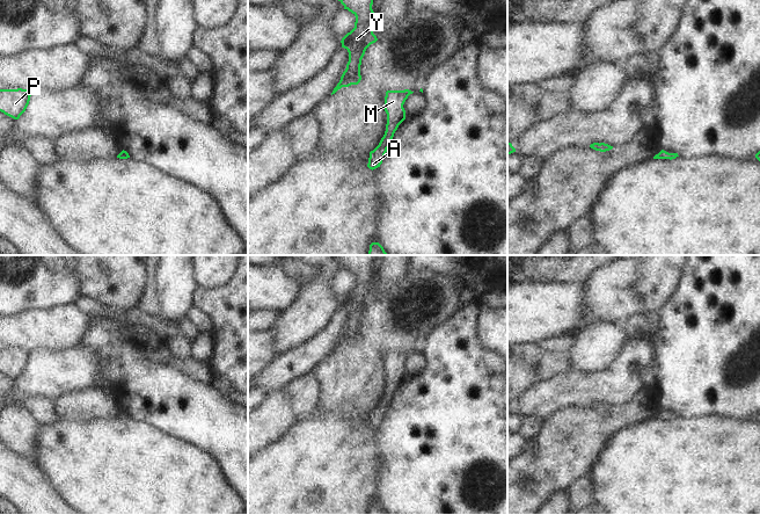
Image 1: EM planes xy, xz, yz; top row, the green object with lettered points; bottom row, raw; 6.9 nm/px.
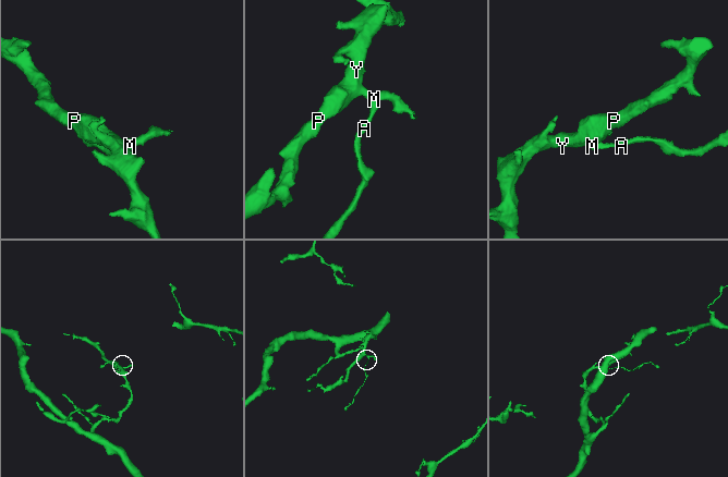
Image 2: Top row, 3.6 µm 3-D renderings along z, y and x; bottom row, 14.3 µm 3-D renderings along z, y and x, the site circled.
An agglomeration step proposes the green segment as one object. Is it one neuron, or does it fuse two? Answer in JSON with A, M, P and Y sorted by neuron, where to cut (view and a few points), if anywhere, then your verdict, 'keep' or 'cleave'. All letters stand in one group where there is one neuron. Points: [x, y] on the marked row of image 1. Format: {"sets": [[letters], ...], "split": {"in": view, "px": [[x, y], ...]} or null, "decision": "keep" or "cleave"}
{"sets": [["A", "M", "P", "Y"]], "split": null, "decision": "keep"}

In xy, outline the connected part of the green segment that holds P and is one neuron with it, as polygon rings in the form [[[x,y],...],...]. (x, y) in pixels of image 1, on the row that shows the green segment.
[[[22,88],[0,89],[0,111],[5,115],[19,119],[25,111],[31,92]]]

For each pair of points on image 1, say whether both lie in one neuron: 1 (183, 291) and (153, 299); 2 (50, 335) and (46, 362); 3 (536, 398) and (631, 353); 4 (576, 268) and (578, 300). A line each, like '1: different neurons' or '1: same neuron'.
1: different neurons
2: different neurons
3: same neuron
4: different neurons

